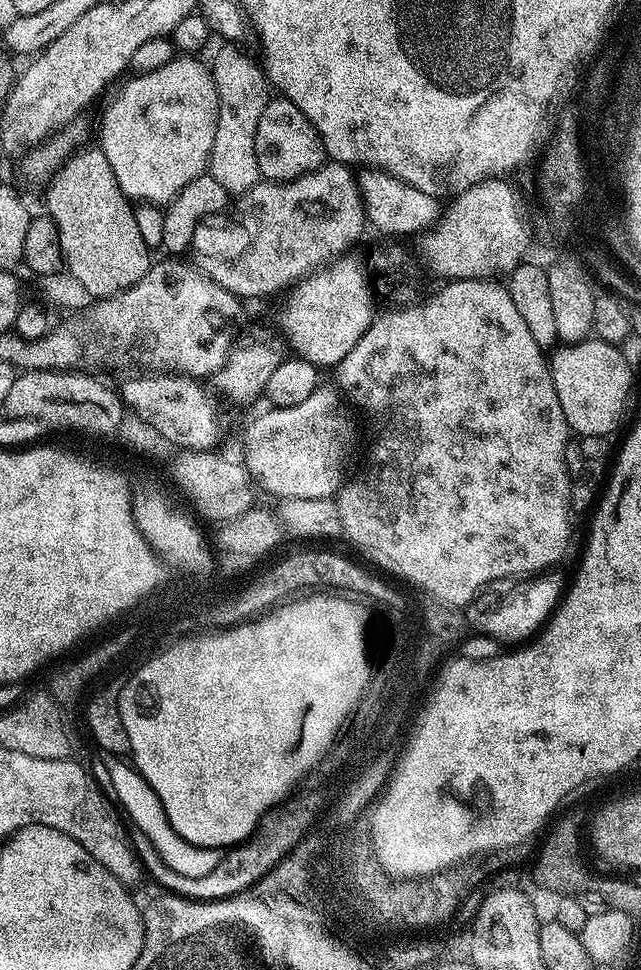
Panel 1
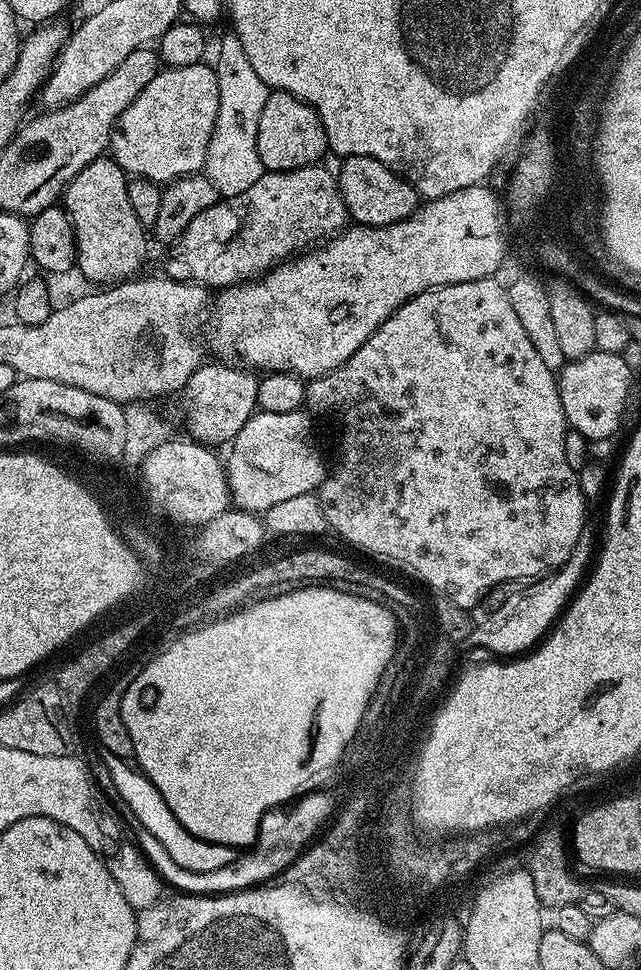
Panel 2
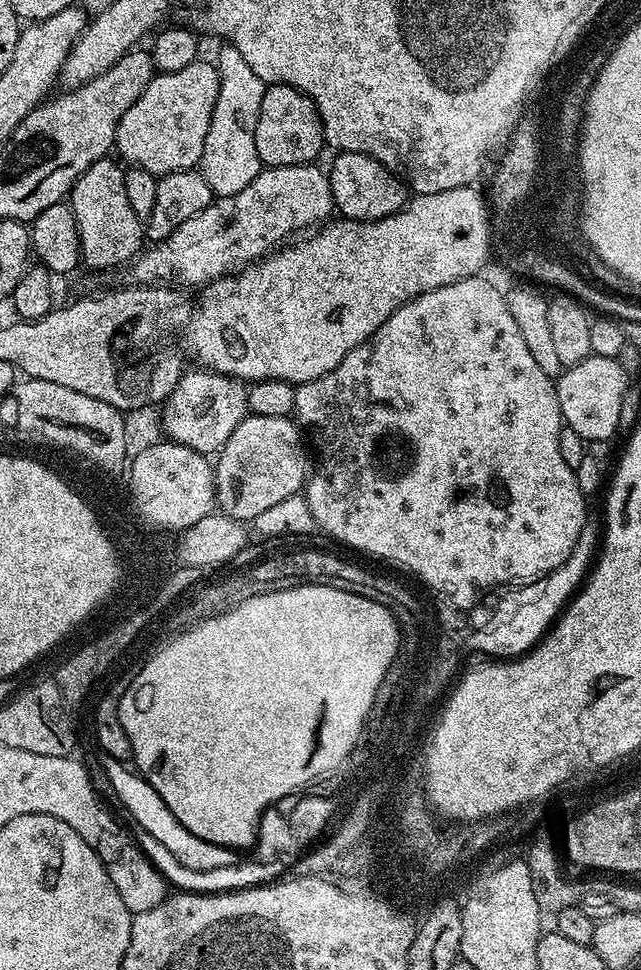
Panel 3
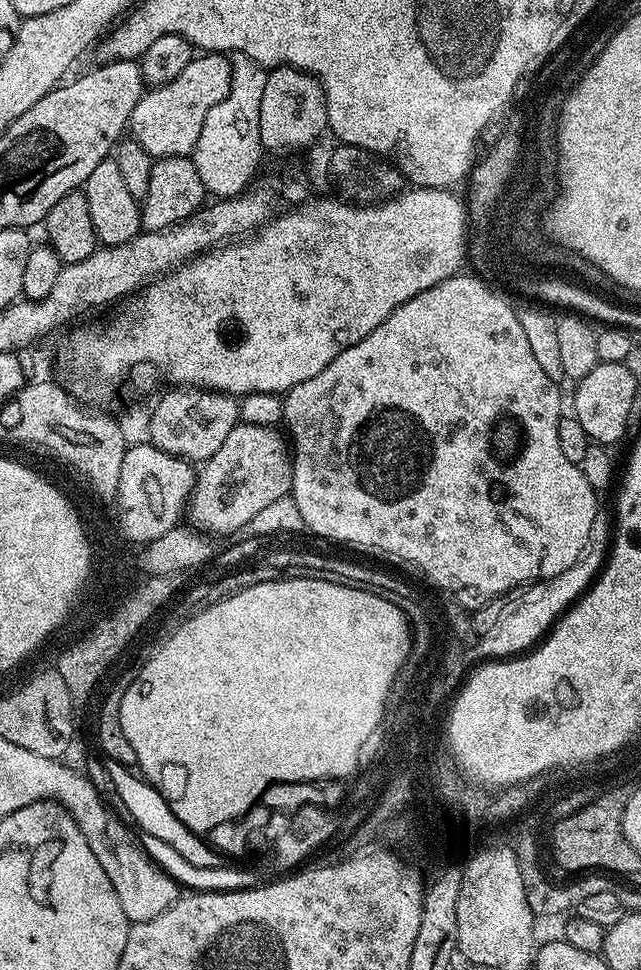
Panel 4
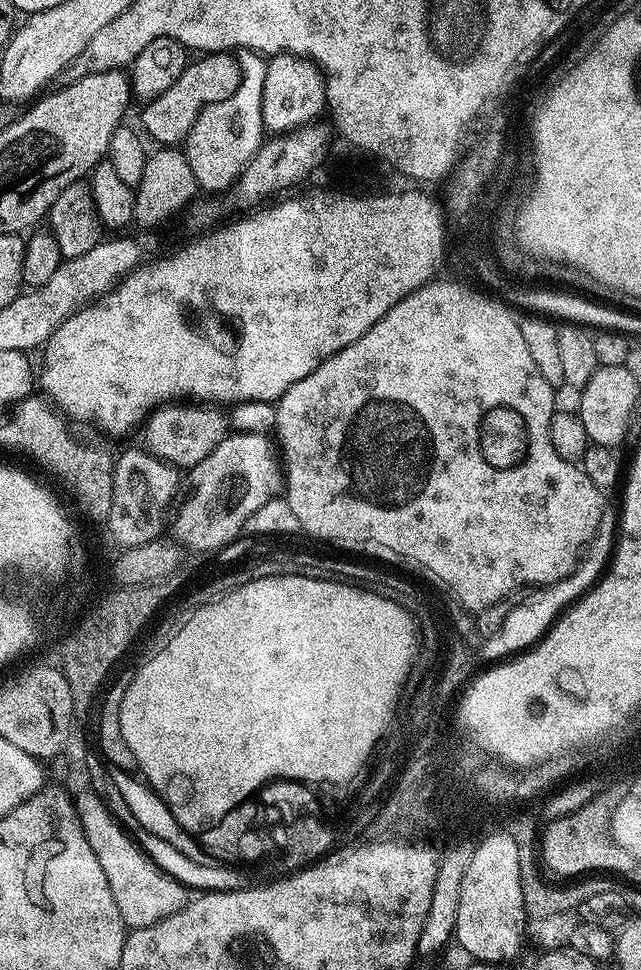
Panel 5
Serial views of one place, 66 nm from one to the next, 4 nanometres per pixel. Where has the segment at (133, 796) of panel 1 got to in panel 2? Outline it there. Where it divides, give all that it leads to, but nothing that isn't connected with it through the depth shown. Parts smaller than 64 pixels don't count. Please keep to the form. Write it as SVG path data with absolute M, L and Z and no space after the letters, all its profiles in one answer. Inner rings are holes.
M104 752L102 758L104 768L108 771L109 778L112 779L113 790L120 795L121 802L128 807L129 814L136 819L135 823L146 829L149 834L154 834L154 838L162 842L162 850L166 850L166 854L170 854L170 858L174 858L174 862L178 862L182 870L190 870L194 874L210 874L236 861L238 852L232 845L203 840L195 836L191 828L182 826L182 822L178 822L176 812L170 810L167 796L158 794L158 786L154 786L151 778L144 775L139 767L109 752Z

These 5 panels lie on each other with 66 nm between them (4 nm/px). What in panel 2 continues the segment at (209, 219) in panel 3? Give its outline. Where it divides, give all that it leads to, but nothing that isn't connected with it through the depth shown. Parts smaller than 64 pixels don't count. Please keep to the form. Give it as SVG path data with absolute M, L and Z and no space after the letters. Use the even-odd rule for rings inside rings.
M311 164L289 172L265 170L258 182L250 186L250 190L242 190L242 194L235 196L231 202L218 202L202 210L202 214L198 214L194 222L186 226L178 241L180 257L176 260L175 279L191 280L194 284L202 284L212 290L256 282L267 276L273 268L303 253L309 246L327 242L343 232L350 217L346 210L346 202L340 193L340 181L334 175L333 169L331 172L324 167L320 164Z

